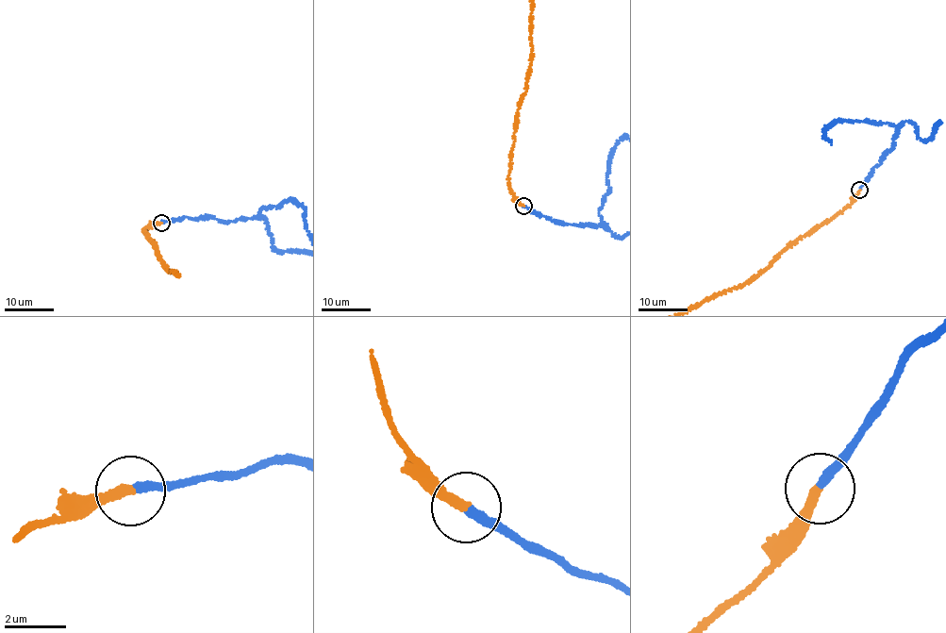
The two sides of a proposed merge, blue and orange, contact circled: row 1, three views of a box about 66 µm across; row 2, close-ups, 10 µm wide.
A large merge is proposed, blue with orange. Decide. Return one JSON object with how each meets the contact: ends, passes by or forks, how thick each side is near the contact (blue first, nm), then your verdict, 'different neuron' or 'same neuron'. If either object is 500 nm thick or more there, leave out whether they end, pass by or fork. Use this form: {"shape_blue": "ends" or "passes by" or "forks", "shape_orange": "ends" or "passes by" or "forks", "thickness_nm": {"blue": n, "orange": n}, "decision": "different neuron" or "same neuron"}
{"shape_blue": "ends", "shape_orange": "ends", "thickness_nm": {"blue": 280, "orange": 300}, "decision": "same neuron"}

